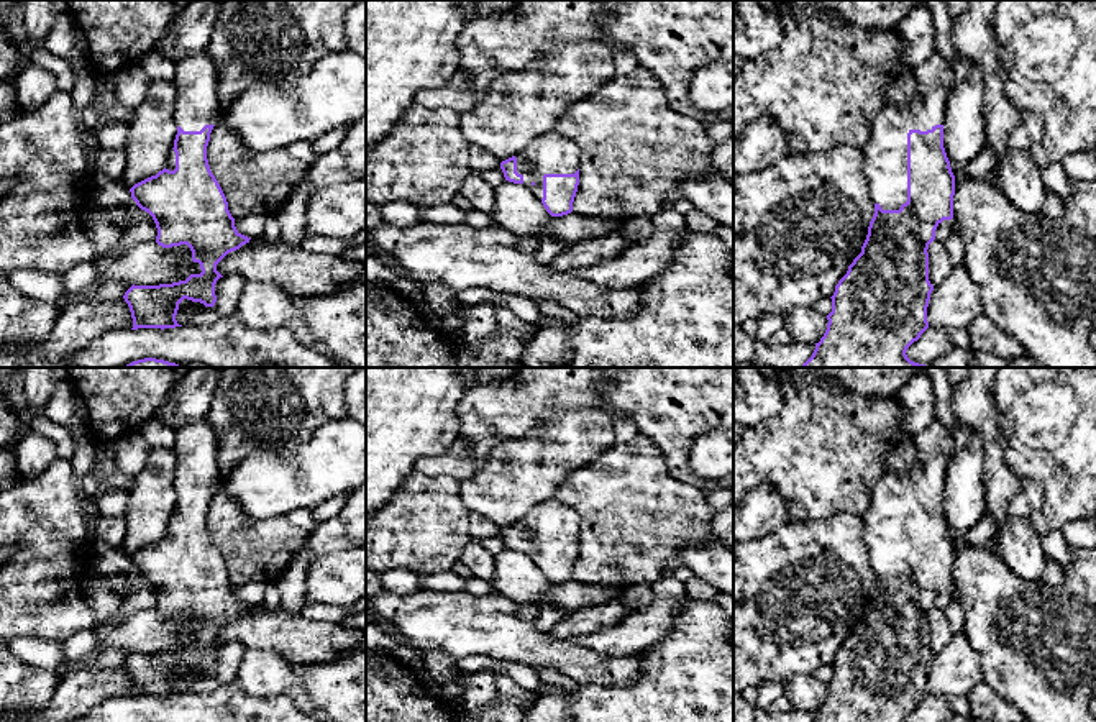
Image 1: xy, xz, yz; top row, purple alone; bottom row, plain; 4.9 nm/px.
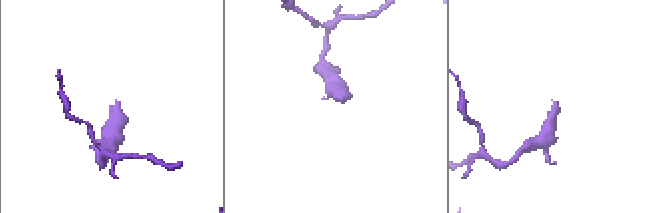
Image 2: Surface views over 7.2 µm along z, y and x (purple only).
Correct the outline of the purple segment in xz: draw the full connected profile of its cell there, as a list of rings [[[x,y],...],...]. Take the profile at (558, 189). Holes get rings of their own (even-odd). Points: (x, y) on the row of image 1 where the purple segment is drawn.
[[[551,130],[502,161],[500,169],[505,180],[523,184],[551,217],[563,217],[573,212],[579,158],[578,144]]]

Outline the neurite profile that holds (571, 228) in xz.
[[[574,212],[563,217],[551,217],[538,228],[535,238],[538,241],[559,241],[564,248],[586,240],[596,240],[610,233],[620,233],[623,217],[591,218]]]

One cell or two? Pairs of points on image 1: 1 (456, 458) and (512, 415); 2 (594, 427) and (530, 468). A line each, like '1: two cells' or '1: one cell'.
1: one cell
2: one cell

